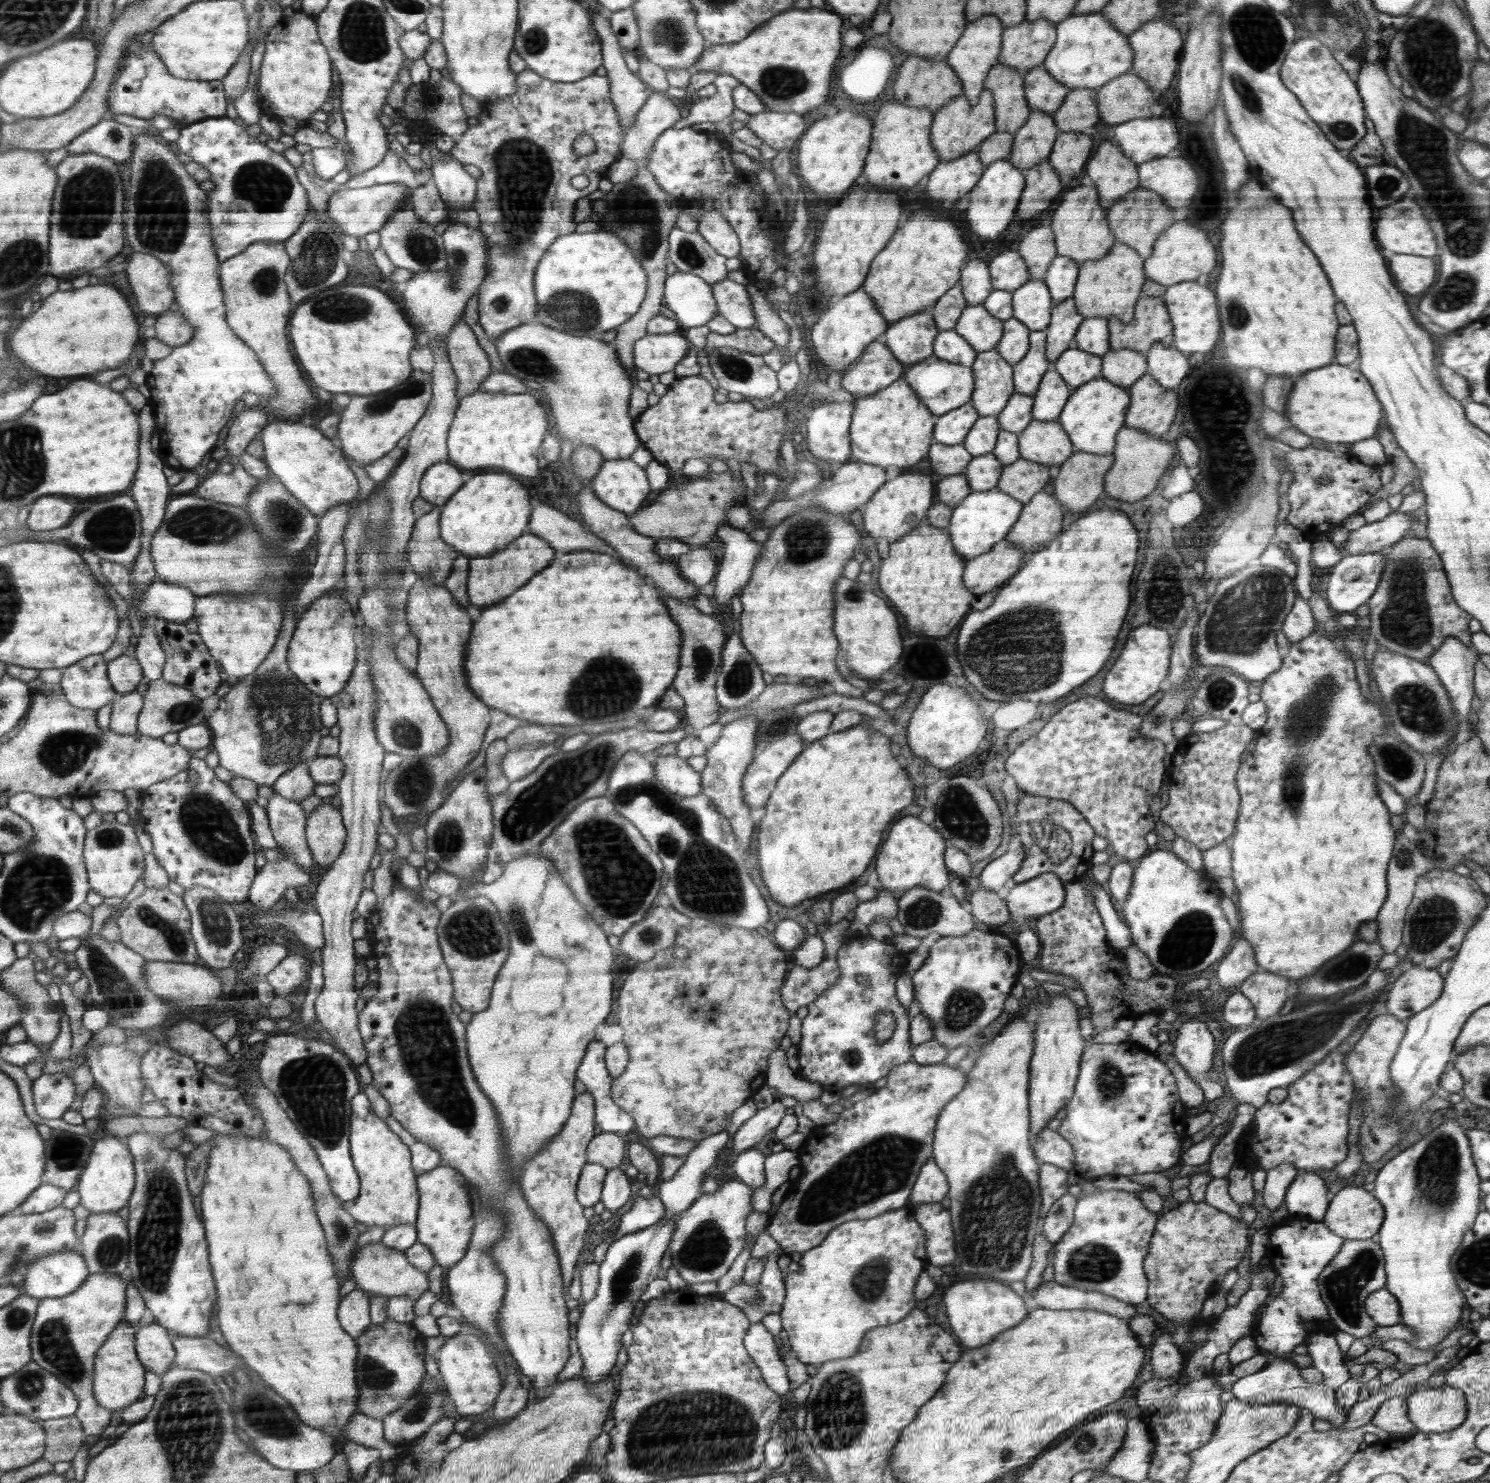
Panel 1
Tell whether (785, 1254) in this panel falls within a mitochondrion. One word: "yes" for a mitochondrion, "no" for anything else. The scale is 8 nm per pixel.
no

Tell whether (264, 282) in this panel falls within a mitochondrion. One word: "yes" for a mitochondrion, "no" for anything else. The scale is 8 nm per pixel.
yes

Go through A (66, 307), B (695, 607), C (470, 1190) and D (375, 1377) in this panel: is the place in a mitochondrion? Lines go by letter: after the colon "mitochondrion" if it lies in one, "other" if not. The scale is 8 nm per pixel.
A: other
B: other
C: other
D: mitochondrion

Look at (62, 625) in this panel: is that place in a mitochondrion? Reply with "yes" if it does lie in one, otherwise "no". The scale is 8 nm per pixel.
no

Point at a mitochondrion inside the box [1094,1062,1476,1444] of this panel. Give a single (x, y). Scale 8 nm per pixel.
(1436, 1171)

